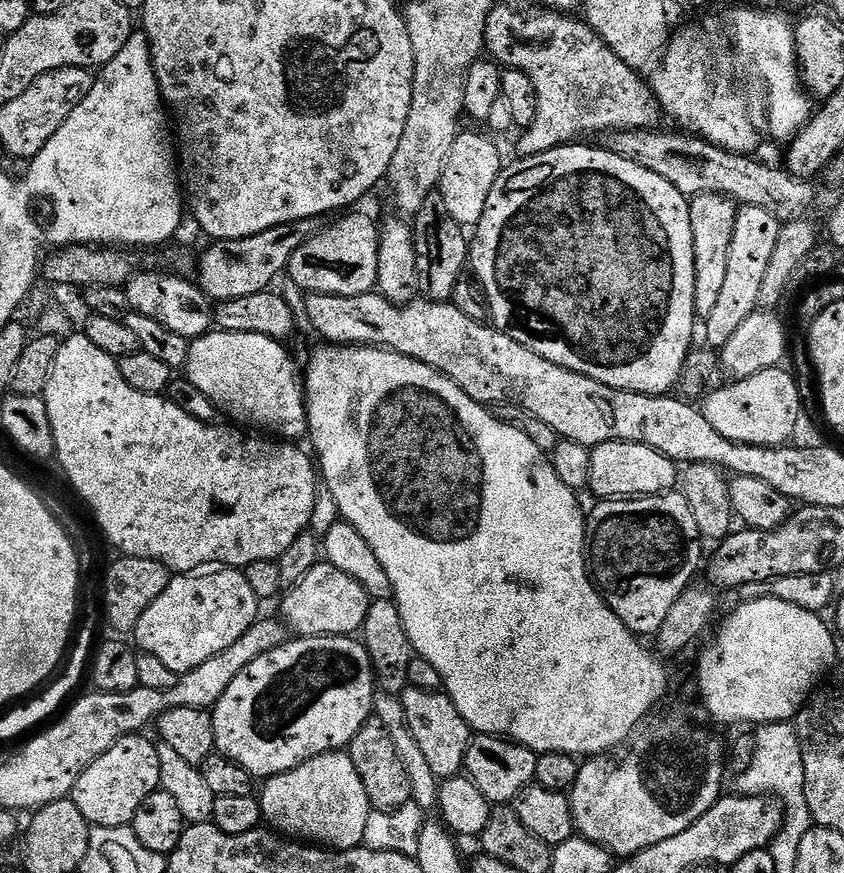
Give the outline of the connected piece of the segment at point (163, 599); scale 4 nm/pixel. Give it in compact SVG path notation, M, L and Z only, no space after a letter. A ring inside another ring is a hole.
M220 566L203 574L176 574L169 579L166 590L150 602L146 614L138 618L134 644L141 653L154 654L154 658L162 661L168 669L183 674L202 666L202 662L214 658L214 654L222 654L222 650L234 646L234 642L238 642L238 638L242 638L242 634L246 634L246 630L256 623L261 615L260 608L261 601L256 599L254 590L250 590L250 582L246 582L239 568Z

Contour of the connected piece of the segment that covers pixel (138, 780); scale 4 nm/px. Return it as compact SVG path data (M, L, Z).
M137 734L122 738L78 778L70 799L78 806L78 810L82 810L89 825L120 829L131 825L142 802L146 802L146 798L150 798L150 794L161 787L160 752L146 737Z

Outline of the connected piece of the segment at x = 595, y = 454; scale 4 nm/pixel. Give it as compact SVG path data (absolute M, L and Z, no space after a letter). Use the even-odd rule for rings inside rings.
M623 440L605 442L595 445L591 449L590 478L588 488L594 495L600 496L601 501L614 500L617 498L639 498L641 496L659 496L662 492L671 492L678 484L677 461L666 458L658 450L654 450L645 444L629 444Z

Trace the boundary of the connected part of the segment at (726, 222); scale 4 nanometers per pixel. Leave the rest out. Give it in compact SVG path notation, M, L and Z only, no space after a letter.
M706 194L690 200L690 226L694 230L694 258L696 259L696 314L705 318L718 304L718 292L726 278L730 242L734 234L737 205L729 197Z

